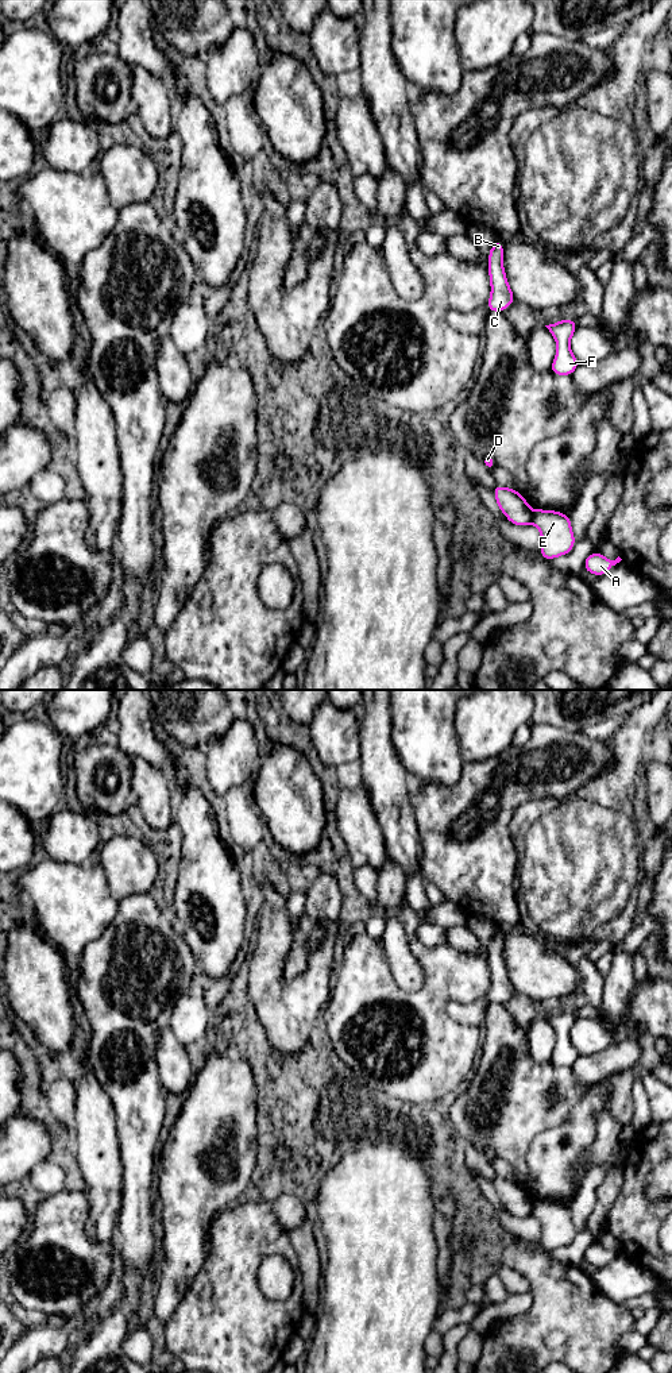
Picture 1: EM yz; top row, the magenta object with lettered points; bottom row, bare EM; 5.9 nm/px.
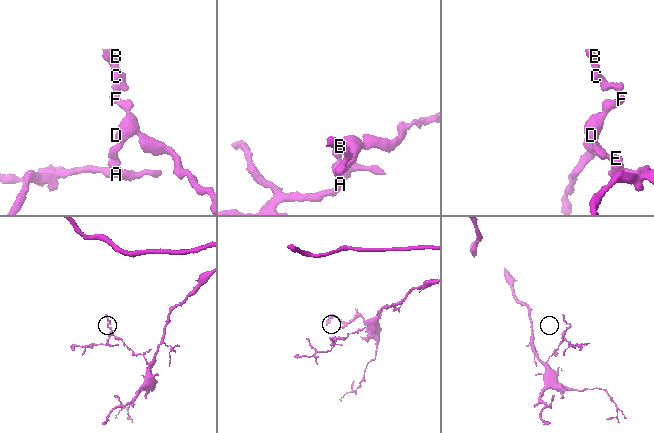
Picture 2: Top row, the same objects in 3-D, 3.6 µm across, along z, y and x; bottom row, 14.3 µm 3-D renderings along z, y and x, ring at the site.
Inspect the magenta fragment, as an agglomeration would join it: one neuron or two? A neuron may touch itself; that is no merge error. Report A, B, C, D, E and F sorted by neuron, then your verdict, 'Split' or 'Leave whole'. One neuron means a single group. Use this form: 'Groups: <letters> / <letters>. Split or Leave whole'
Groups: A E / B C D F. Split

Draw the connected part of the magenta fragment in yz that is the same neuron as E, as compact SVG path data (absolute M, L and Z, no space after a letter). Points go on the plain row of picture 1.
M534 1202L532 1214L541 1223L541 1243L545 1251L567 1246L573 1241L575 1227L571 1219L571 1210L561 1203Z

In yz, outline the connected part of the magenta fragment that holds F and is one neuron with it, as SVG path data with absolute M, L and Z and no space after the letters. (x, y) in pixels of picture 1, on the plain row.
M564 1010L559 1014L545 1017L557 1034L556 1048L551 1057L551 1064L556 1067L572 1067L579 1057L578 1050L571 1042L569 1031L576 1022L576 1013Z

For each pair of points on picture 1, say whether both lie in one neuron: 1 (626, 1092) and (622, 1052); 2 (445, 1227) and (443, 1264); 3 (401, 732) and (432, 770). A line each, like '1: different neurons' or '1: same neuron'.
1: different neurons
2: same neuron
3: same neuron

